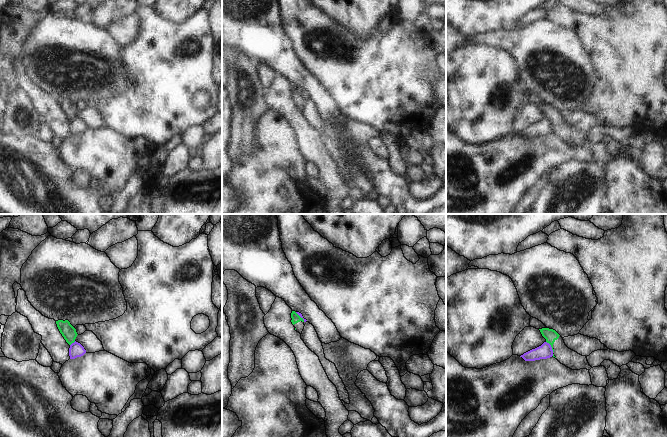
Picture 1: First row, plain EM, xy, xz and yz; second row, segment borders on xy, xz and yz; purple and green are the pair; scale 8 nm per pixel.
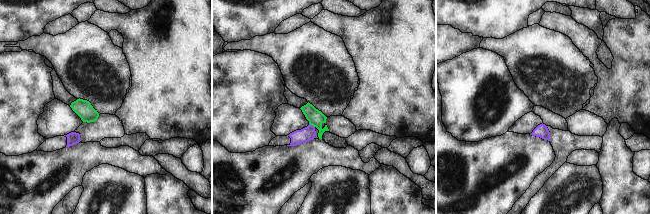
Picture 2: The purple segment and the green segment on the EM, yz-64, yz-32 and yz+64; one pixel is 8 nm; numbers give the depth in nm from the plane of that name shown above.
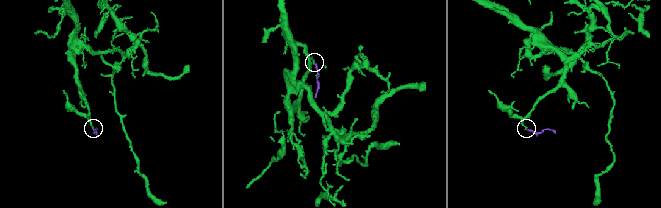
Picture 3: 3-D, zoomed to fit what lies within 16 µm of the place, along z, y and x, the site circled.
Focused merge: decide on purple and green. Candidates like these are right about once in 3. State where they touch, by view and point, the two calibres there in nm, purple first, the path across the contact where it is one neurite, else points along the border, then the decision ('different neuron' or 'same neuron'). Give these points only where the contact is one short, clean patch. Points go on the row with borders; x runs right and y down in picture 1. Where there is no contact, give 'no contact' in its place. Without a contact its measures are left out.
yz (550, 346) | 120/100 nm | along yz (546, 341), (553, 351) | different neuron

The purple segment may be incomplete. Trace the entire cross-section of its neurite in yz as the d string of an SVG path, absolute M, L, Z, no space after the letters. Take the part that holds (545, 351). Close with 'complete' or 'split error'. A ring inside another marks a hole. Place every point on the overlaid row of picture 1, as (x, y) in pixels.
M544 342L541 346L532 349L520 357L522 357L525 361L535 361L540 359L547 359L553 356L553 350L549 343Z; complete

